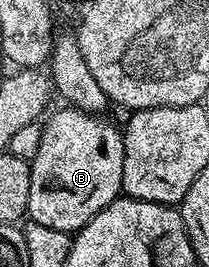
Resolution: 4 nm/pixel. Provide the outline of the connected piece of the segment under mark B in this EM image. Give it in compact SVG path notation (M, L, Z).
M65 108L69 110L61 110L58 114L50 113L48 115L49 123L44 123L43 140L40 141L39 152L35 152L33 161L29 167L31 172L31 200L29 201L28 221L35 224L43 224L43 228L55 228L72 235L74 232L81 230L93 219L99 212L103 212L103 208L107 208L121 194L121 181L123 180L123 140L121 139L122 131L117 130L109 122L104 122L104 117L96 114L90 114L84 108Z

